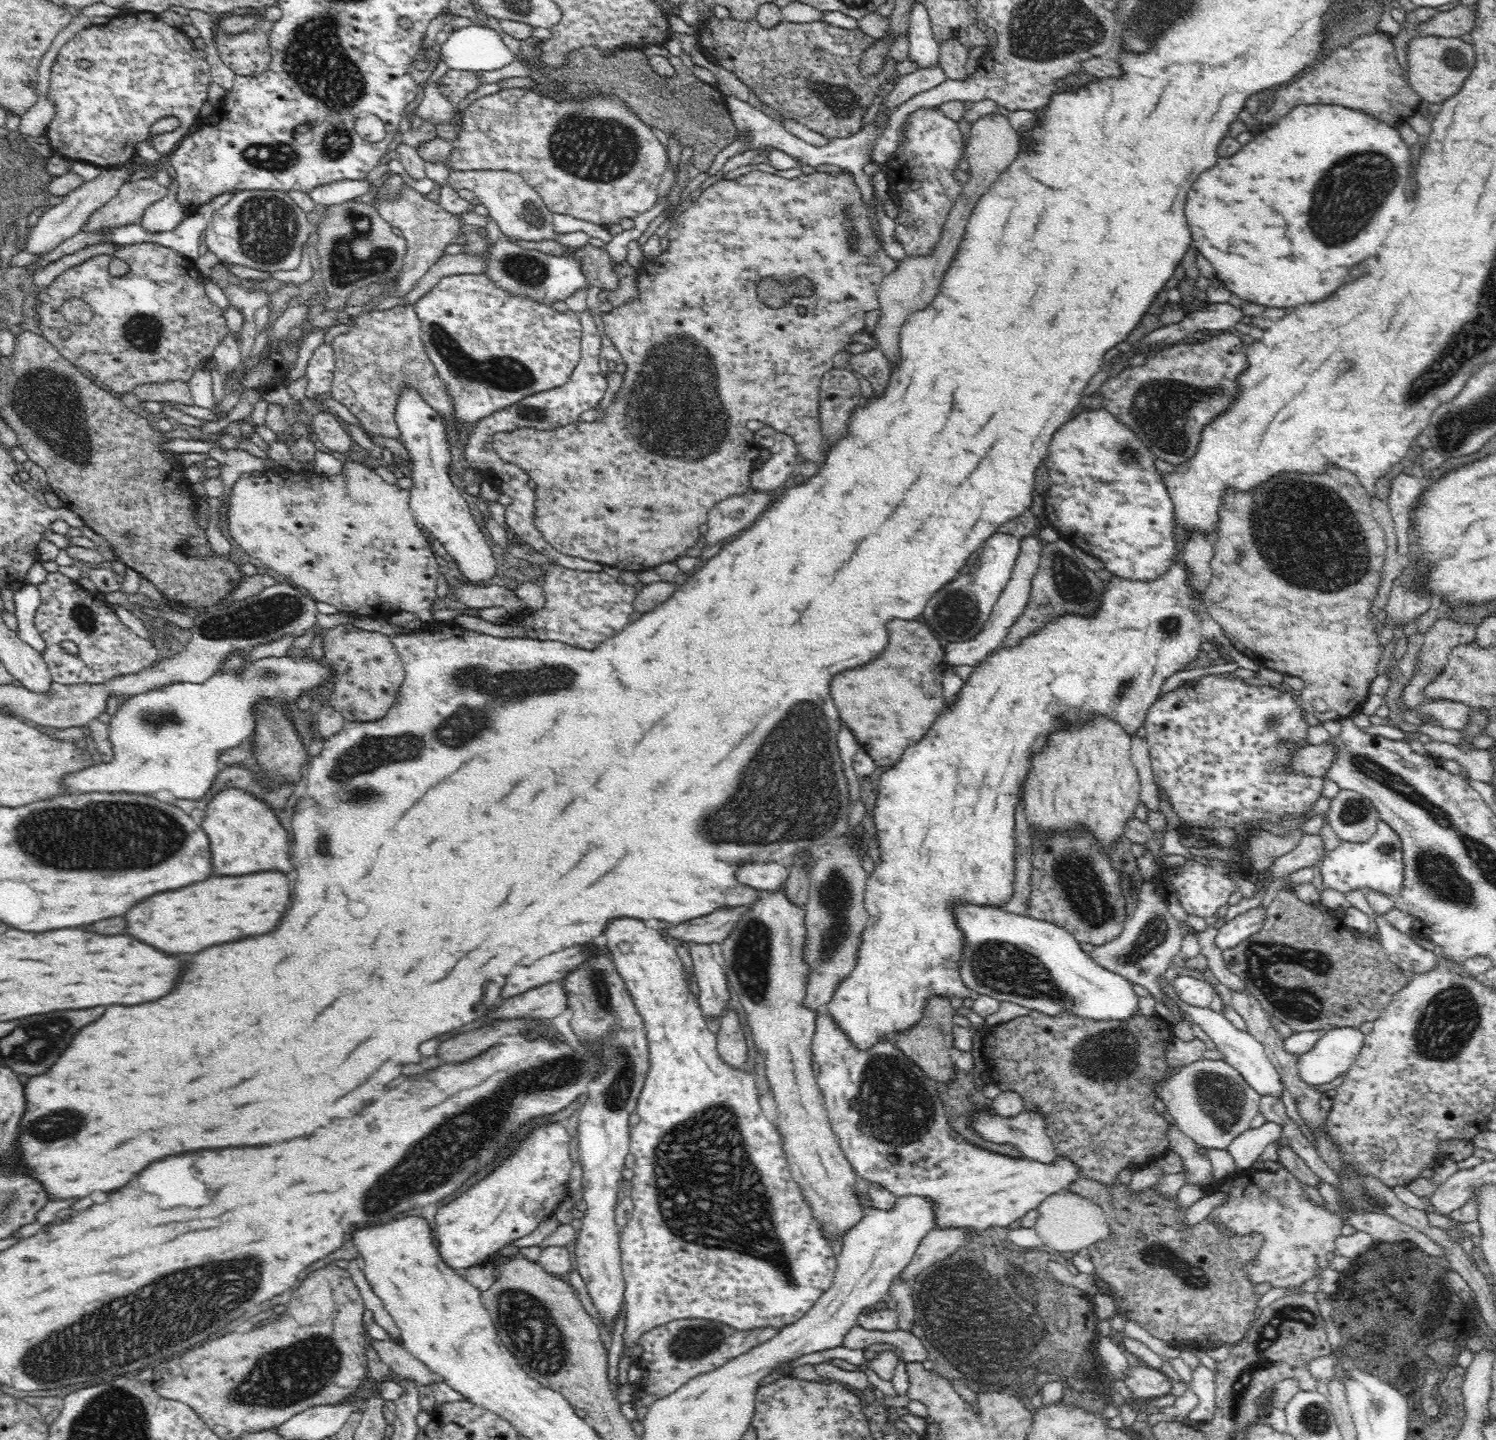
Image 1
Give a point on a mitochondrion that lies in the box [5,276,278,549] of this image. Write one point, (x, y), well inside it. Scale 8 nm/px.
(46, 402)

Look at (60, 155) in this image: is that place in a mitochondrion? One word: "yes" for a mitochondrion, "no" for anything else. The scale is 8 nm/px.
no

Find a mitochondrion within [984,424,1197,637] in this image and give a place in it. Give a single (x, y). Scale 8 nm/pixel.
(1074, 584)

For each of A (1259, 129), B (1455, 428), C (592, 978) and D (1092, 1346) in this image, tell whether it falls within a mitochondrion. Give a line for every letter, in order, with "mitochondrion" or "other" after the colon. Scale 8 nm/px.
A: other
B: mitochondrion
C: mitochondrion
D: other

